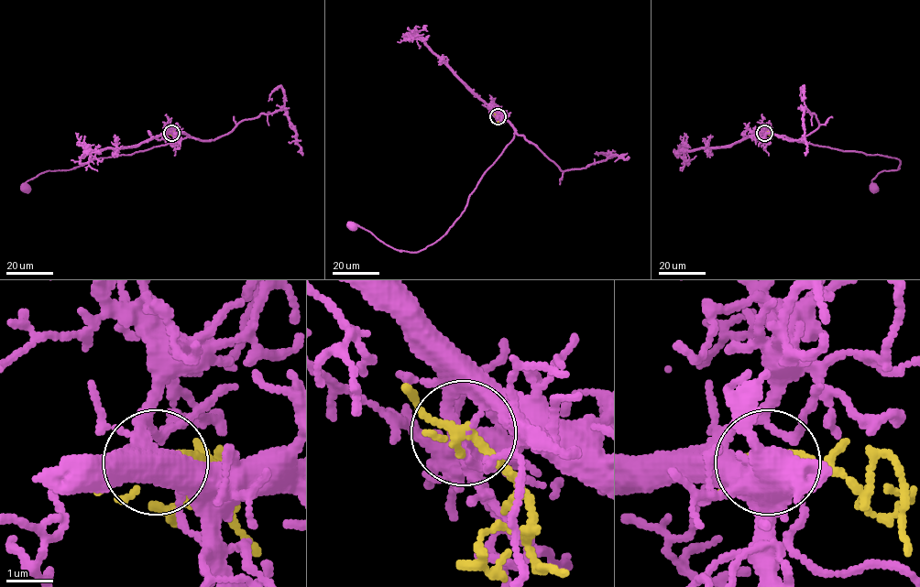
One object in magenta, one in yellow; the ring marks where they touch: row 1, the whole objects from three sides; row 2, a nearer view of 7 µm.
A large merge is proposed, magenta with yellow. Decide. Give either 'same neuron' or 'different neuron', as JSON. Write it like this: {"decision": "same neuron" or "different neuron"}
{"decision": "same neuron"}

